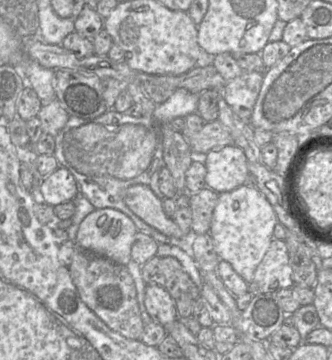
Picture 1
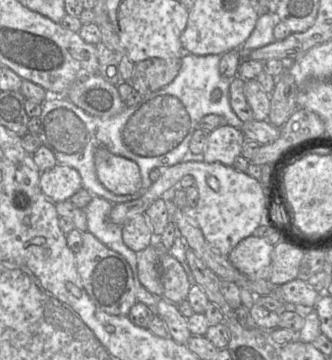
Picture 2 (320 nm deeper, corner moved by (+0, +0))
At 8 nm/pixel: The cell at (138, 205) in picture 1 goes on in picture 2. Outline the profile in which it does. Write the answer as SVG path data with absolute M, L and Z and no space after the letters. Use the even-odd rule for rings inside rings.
M99 146L94 153L94 164L100 183L115 195L131 195L142 188L140 169L134 161Z

